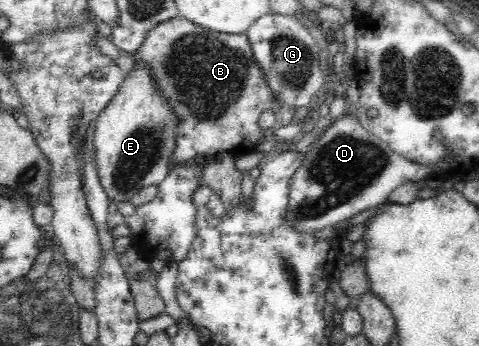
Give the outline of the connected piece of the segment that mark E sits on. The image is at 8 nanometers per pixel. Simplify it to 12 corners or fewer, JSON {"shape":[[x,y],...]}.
{"shape":[[134,64],[96,118],[108,202],[165,178],[179,115]]}

